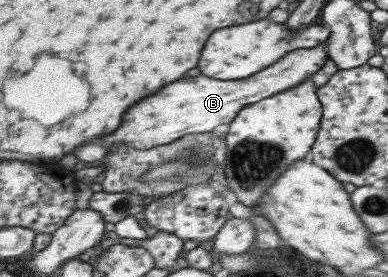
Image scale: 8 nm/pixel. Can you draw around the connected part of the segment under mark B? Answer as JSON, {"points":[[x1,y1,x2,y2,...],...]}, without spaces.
{"points":[[321,45,295,50,287,54,283,62,277,62,275,66,255,74,255,78,243,78,239,82,223,82,207,76,183,78,179,82,173,82,159,94,145,98,145,102,133,106,133,110,127,112,127,122,123,122,123,126,115,134,109,134,103,140,107,142,109,148,125,142,137,149,153,149,171,144,190,134,211,133,217,126,233,122,247,104,261,102,263,98,271,98,307,81,307,78,311,78,327,64,327,58,330,58,327,48]]}

